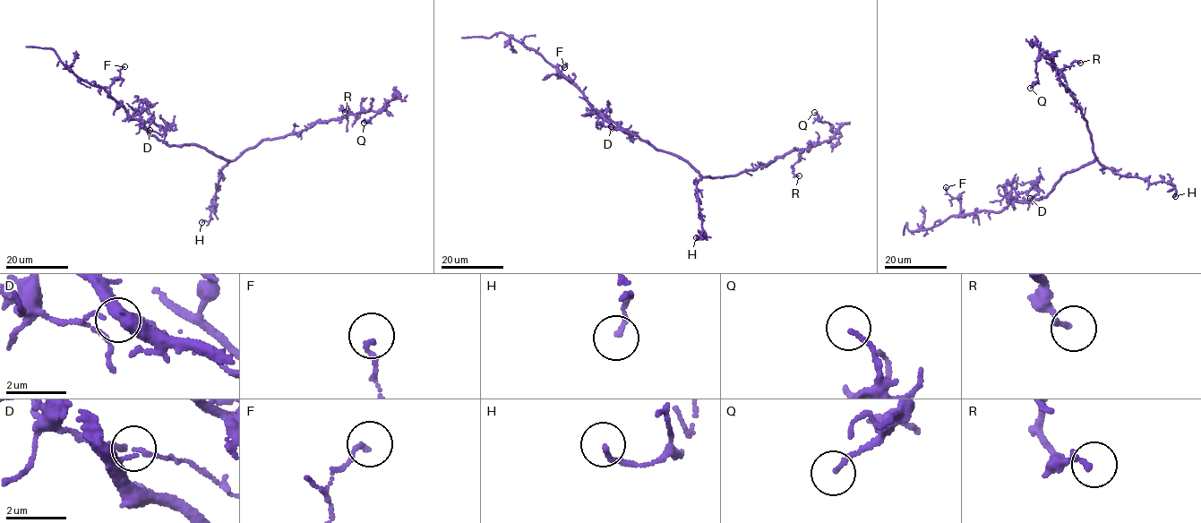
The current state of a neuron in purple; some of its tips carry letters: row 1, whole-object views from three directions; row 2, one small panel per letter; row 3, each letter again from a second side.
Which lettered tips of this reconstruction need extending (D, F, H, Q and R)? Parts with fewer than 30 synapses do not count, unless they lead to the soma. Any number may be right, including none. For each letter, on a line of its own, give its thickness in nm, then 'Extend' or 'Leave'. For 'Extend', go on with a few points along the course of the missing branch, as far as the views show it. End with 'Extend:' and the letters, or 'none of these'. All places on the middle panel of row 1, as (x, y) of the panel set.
D: Thickness 90 nm. Leave
F: Thickness 130 nm. Leave
H: Thickness 130 nm. Leave
Q: Thickness 130 nm. Leave
R: Thickness 200 nm. Leave
Extend: none of these

